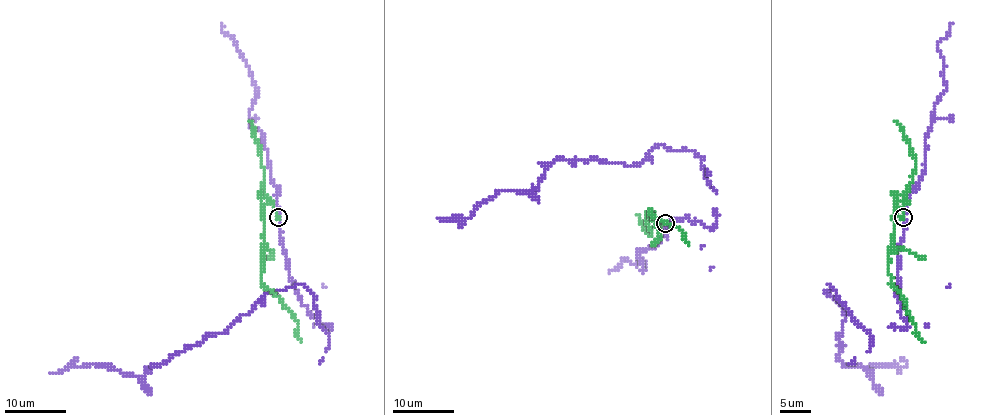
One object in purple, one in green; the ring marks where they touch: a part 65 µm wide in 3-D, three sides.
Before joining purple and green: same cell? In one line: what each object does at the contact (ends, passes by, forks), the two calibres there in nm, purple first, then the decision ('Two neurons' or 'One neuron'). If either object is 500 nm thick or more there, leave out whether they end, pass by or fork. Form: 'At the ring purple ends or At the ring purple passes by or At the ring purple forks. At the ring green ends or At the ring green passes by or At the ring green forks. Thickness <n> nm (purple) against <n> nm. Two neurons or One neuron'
At the ring purple passes by. At the ring green ends. Thickness 180 nm (purple) against 280 nm. Two neurons

